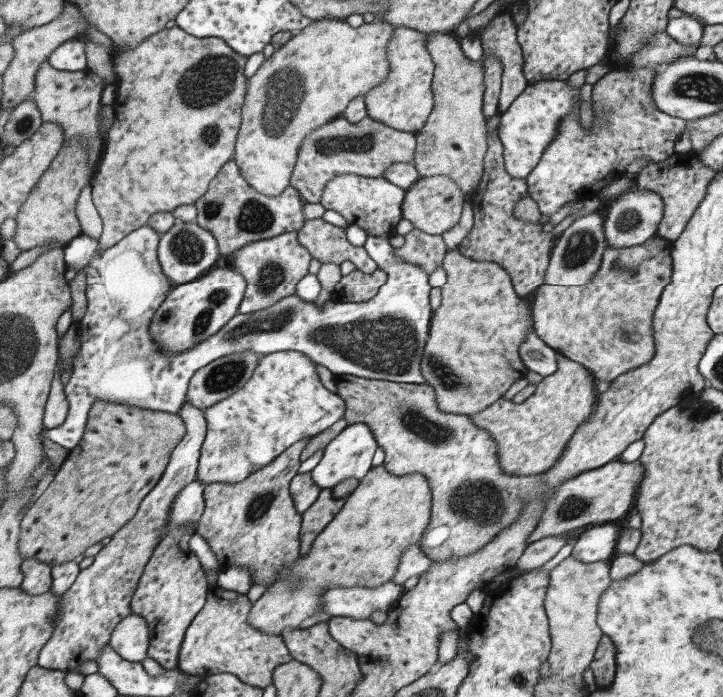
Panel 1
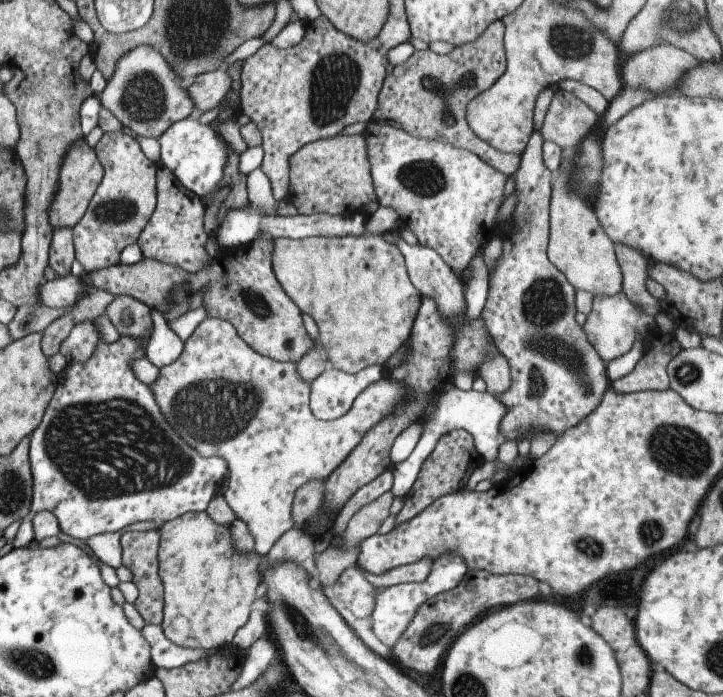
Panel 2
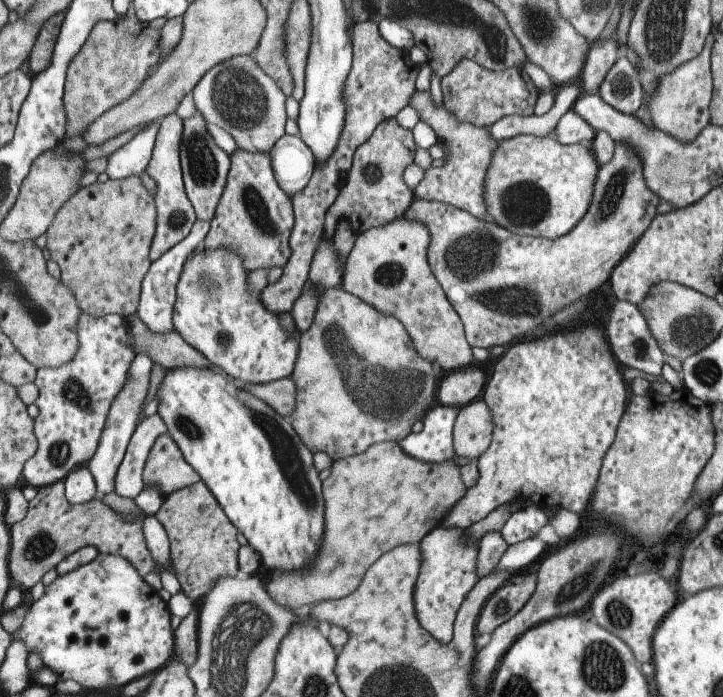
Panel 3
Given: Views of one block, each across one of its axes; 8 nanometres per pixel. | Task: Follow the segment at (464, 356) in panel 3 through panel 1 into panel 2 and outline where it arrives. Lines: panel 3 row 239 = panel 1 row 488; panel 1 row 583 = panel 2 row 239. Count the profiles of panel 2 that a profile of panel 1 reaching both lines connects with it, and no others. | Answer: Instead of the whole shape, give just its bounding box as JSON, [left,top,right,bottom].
[273,232,423,374]

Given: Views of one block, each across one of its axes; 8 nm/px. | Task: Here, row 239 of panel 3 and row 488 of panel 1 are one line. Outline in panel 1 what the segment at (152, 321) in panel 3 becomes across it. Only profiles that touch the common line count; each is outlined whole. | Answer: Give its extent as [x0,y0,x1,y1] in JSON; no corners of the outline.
[167,480,205,532]

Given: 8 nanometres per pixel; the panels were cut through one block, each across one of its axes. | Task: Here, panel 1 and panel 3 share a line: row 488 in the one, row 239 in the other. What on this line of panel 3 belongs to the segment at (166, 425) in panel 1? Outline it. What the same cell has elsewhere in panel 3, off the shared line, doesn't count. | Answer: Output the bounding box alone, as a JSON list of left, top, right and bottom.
[45,176,155,318]

